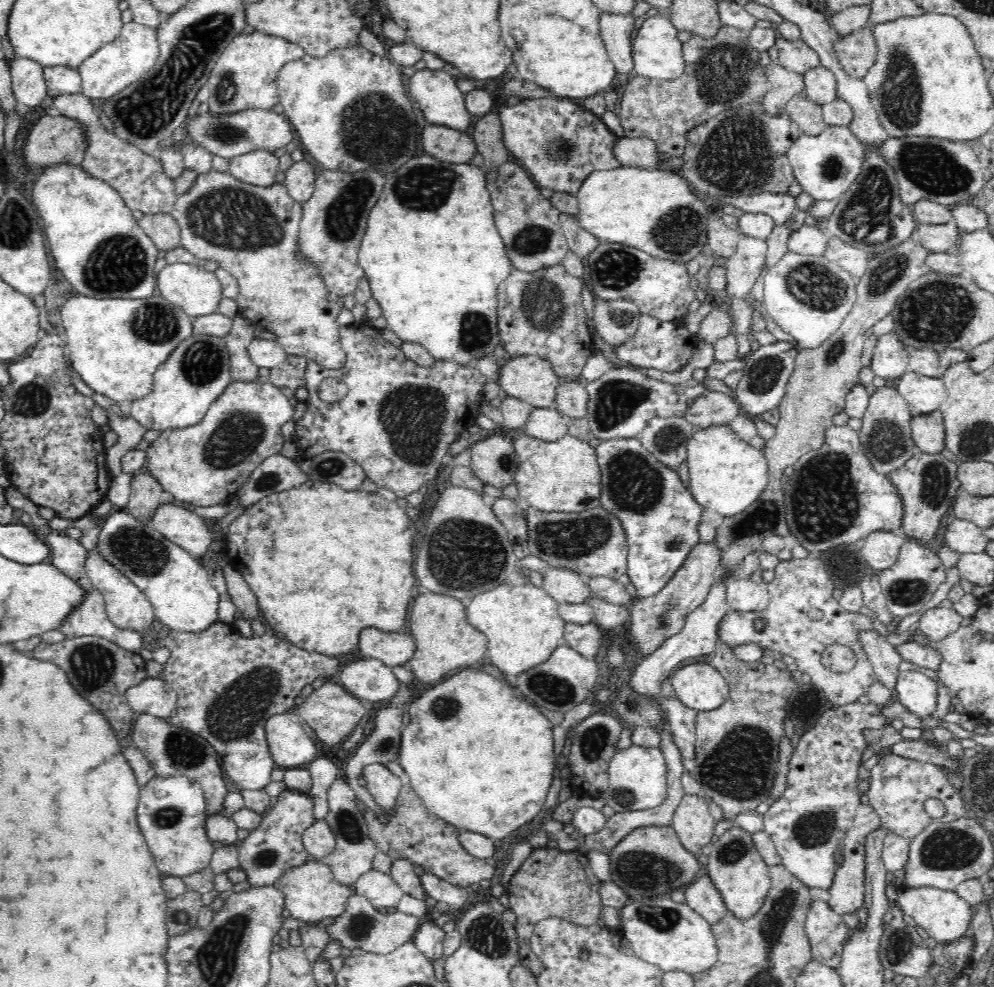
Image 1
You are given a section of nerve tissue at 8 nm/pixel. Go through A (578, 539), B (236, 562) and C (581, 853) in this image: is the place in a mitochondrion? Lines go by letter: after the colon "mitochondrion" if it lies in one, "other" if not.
A: mitochondrion
B: other
C: other

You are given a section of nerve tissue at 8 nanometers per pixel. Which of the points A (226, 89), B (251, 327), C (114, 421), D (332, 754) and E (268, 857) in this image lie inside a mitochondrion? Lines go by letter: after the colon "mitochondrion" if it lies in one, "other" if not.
A: mitochondrion
B: other
C: other
D: other
E: mitochondrion

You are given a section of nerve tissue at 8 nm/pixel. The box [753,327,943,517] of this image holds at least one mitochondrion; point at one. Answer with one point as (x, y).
(886, 444)

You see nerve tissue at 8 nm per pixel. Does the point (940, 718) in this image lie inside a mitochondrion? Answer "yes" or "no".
no

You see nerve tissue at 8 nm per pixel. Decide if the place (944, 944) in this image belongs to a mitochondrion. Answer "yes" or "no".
no

